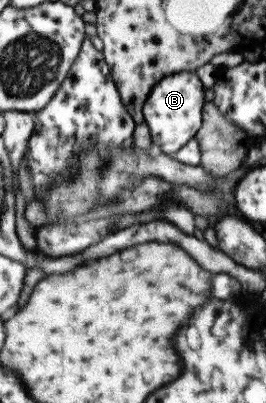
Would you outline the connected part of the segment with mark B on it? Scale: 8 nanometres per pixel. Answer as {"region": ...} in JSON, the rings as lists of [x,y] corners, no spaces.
{"region":[[[183,71],[162,78],[142,108],[142,118],[150,129],[152,148],[172,156],[195,139],[203,121],[204,104],[205,87],[196,73]]]}

